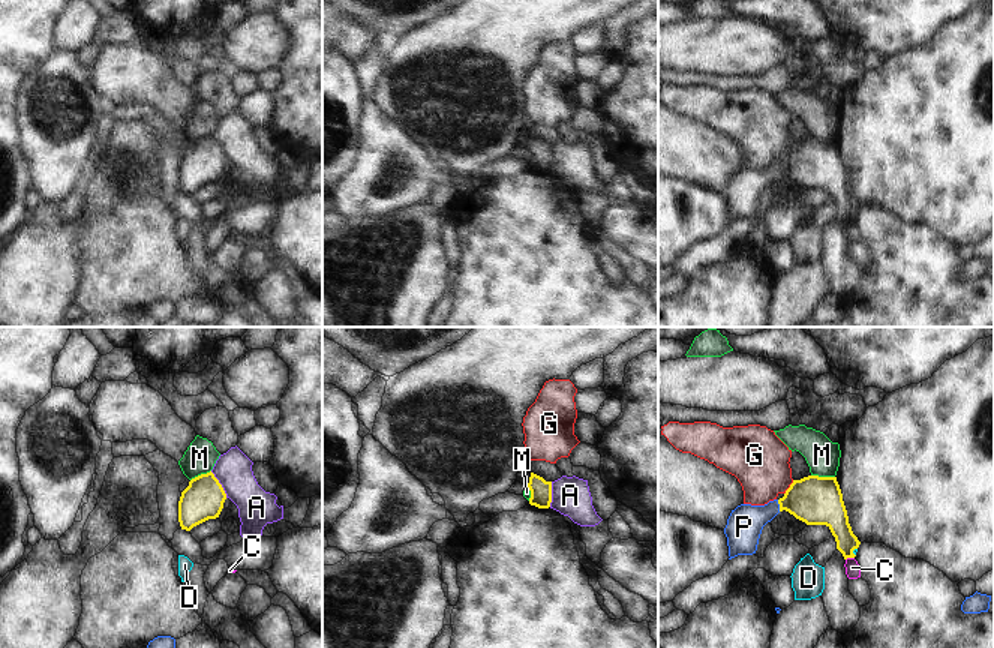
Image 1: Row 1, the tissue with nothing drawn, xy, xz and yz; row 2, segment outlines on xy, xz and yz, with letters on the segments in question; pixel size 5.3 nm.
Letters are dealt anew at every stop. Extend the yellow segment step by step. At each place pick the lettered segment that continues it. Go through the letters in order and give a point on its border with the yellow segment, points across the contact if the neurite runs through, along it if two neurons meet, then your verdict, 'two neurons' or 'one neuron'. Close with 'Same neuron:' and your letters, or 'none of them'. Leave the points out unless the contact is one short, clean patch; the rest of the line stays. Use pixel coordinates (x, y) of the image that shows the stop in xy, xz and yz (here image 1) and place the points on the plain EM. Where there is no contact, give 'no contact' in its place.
A: contact xy (221, 149); border xy (210, 135), (227, 161); two neurons
C: contact yz (849, 221); border yz (853, 221), (846, 224); two neurons
D: contact yz (852, 216); border yz (856, 212), (853, 215), (855, 219); two neurons
G: contact yz (789, 152); border yz (793, 144), (784, 158); two neurons
M: contact yz (823, 141); border yz (811, 138), (834, 141); two neurons
P: contact yz (780, 170); way yz (814, 164), (798, 164), (780, 170), (753, 182), (744, 191); one neuron
Same neuron: P

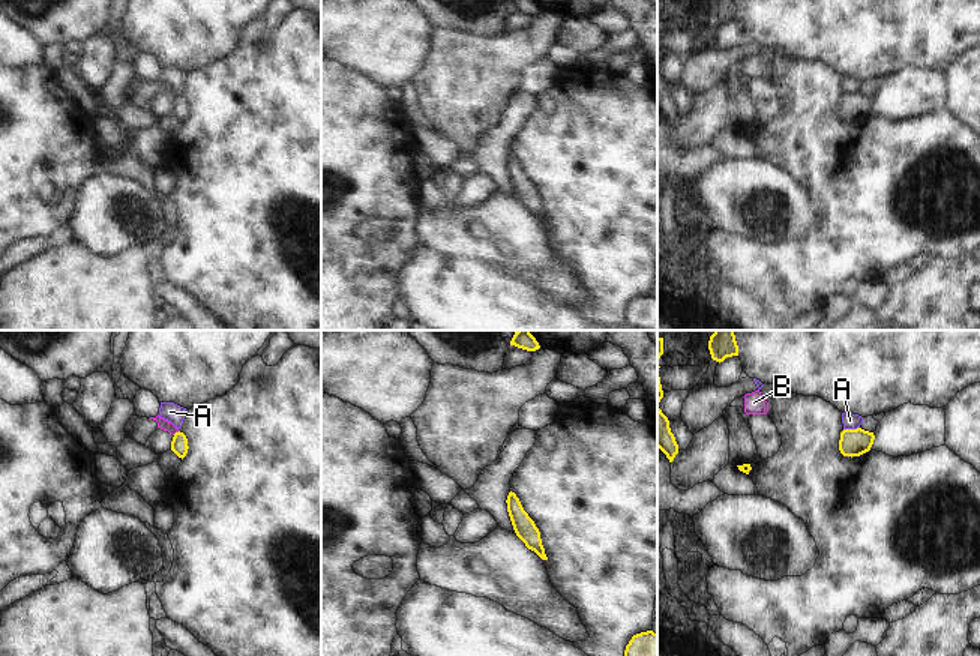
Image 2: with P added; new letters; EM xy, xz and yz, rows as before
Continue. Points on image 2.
A: contact yz (851, 93); two neurons
B: contact xy (176, 96); border xy (179, 95), (173, 98); two neurons
Same neuron: none of them

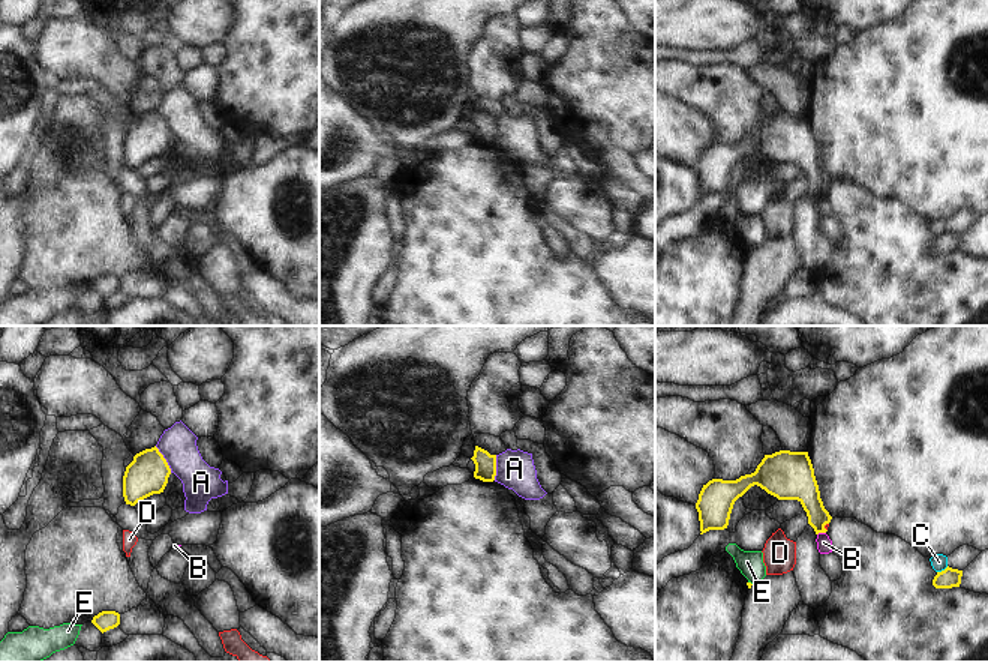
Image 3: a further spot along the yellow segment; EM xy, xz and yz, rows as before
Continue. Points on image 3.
A: contact xy (165, 123); border xy (155, 110), (171, 135); two neurons
B: contact yz (820, 195); border yz (825, 195), (817, 198); two neurons
C: contact yz (942, 234); two neurons
D: contact yz (823, 191); border yz (828, 186), (825, 189), (826, 194); two neurons
E: contact yz (750, 246); two neurons
Same neuron: none of them

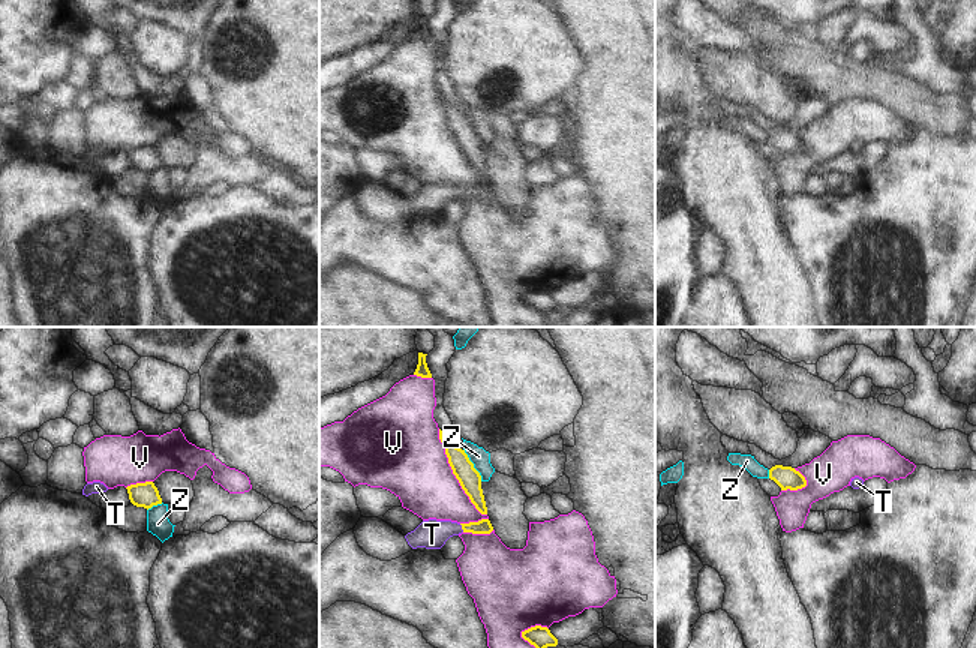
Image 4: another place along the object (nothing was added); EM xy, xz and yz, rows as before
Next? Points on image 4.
T: contact xz (462, 192); way xz (482, 191), (462, 192), (446, 192), (432, 198); one neuron
V: contact xz (453, 137); two neurons
Z: contact xz (473, 129); two neurons
Same neuron: T

